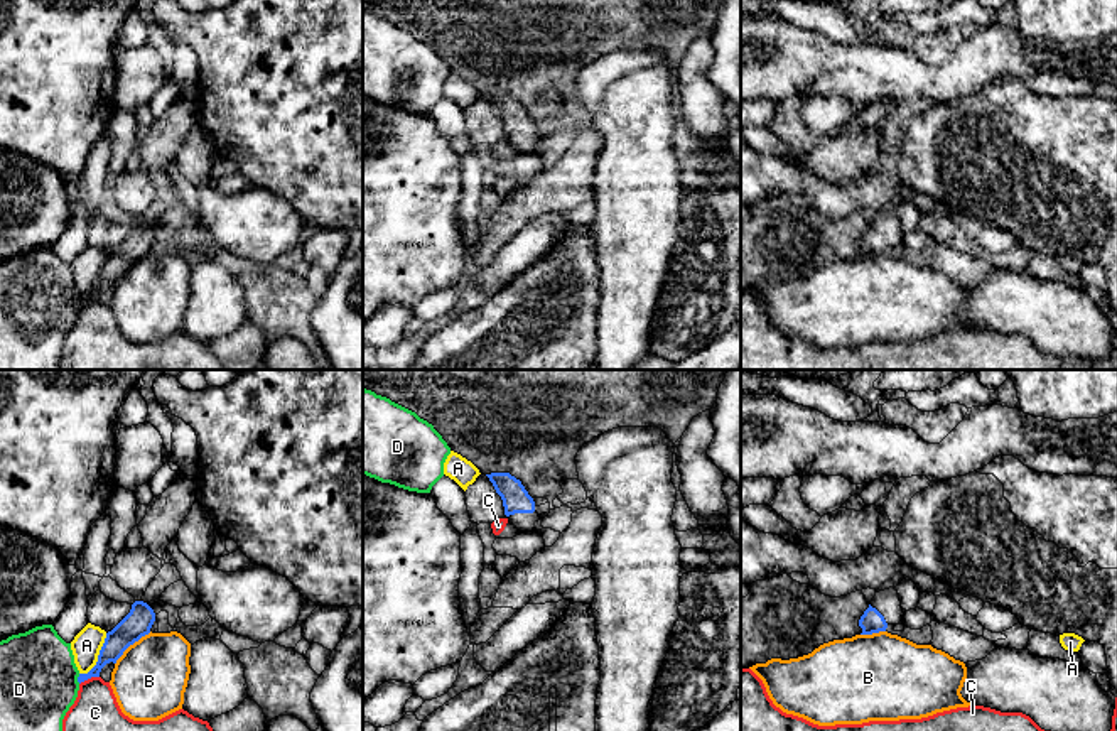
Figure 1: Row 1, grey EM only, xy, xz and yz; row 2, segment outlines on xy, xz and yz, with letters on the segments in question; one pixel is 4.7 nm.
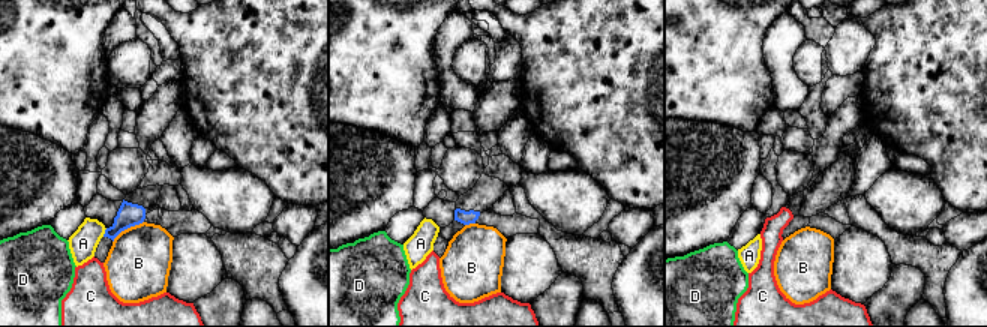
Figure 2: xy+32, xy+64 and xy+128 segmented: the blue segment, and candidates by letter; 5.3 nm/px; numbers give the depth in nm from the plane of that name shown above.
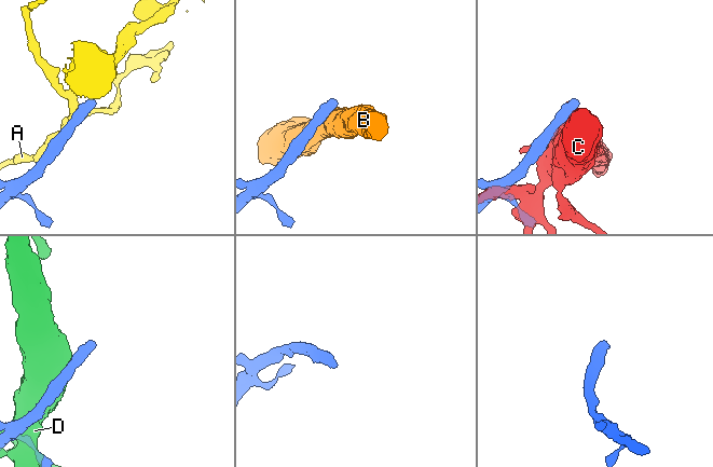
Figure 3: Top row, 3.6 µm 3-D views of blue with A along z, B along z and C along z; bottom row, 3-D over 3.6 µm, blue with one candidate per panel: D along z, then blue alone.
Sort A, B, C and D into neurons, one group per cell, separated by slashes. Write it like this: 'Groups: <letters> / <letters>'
Groups: A / B / C / D

